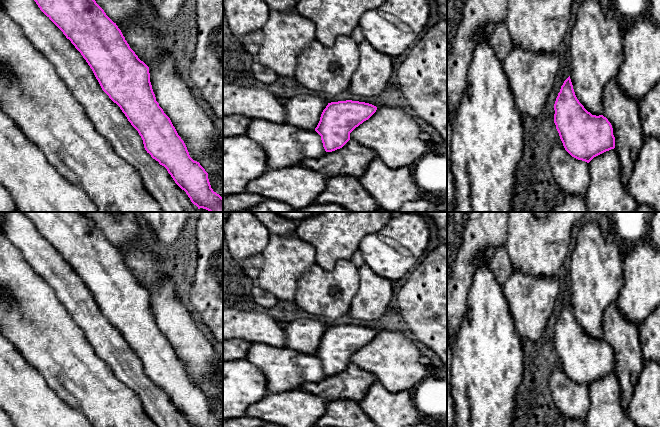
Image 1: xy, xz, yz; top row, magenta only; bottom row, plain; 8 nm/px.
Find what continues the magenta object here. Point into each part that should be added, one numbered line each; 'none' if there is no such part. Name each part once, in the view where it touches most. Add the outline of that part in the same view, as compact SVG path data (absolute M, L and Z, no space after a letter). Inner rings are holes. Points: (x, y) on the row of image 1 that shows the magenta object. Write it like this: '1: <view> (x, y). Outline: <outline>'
none

